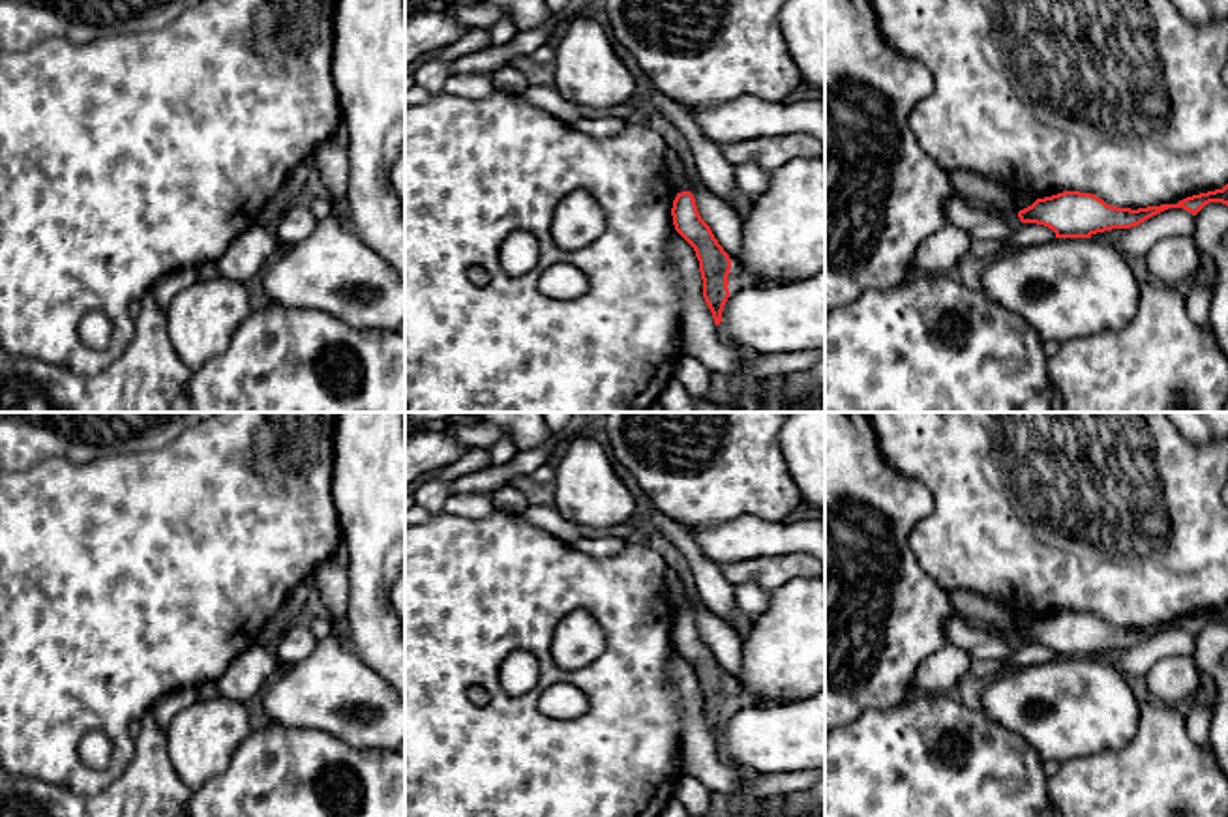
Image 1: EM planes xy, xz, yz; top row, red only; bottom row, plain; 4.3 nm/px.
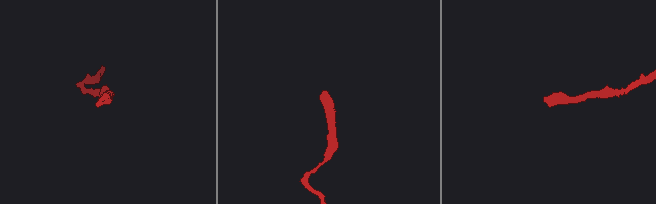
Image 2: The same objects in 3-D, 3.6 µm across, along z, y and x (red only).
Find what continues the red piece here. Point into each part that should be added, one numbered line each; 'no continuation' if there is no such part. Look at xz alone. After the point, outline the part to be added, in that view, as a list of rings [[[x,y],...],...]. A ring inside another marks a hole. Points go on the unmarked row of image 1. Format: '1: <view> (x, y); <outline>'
no continuation

